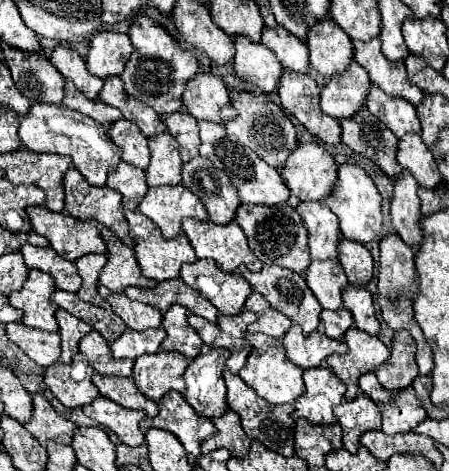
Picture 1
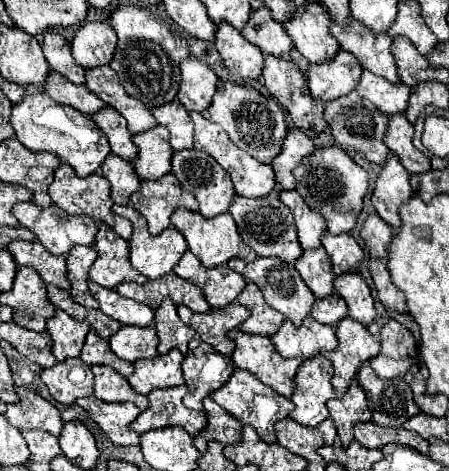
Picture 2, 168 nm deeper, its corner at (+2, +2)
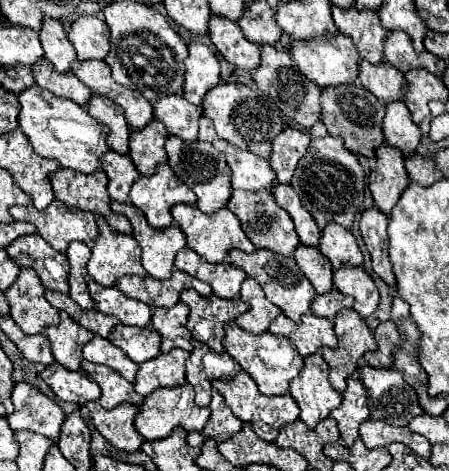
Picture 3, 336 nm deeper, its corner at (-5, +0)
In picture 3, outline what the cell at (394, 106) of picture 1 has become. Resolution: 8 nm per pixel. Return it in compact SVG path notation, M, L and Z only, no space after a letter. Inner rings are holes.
M360 61L360 83L384 103L402 101L404 97L406 79L390 63L370 65L366 61Z

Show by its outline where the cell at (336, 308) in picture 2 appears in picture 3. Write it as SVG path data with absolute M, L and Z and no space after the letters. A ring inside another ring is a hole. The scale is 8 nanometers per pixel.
M332 289L330 293L324 293L324 295L318 295L312 305L310 305L310 311L316 315L316 317L324 317L324 319L334 319L336 313L340 309L346 309L346 307L352 307L354 299L352 297L346 297L342 295L340 291Z

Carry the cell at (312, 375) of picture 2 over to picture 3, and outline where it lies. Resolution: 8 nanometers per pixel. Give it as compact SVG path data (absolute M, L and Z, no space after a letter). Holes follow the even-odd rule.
M320 353L304 359L304 367L290 383L290 395L300 407L300 419L308 427L316 427L342 403L342 395L328 381L328 363Z

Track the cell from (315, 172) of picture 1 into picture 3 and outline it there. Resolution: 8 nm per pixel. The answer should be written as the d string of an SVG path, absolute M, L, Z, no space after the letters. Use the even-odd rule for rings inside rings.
M286 127L276 139L274 139L274 149L270 157L270 165L278 177L280 183L290 183L296 165L300 157L304 157L308 145L310 145L310 135L292 127Z

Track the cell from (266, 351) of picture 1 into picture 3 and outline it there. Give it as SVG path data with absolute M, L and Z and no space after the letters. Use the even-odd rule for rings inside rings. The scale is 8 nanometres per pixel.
M228 323L228 327L224 327L224 331L226 331L226 337L224 337L226 351L256 381L260 393L264 393L264 395L286 395L288 383L300 373L302 363L304 363L304 359L294 349L292 341L286 337L272 335L268 331L260 333L260 335L252 335L252 333L236 327L236 323Z

